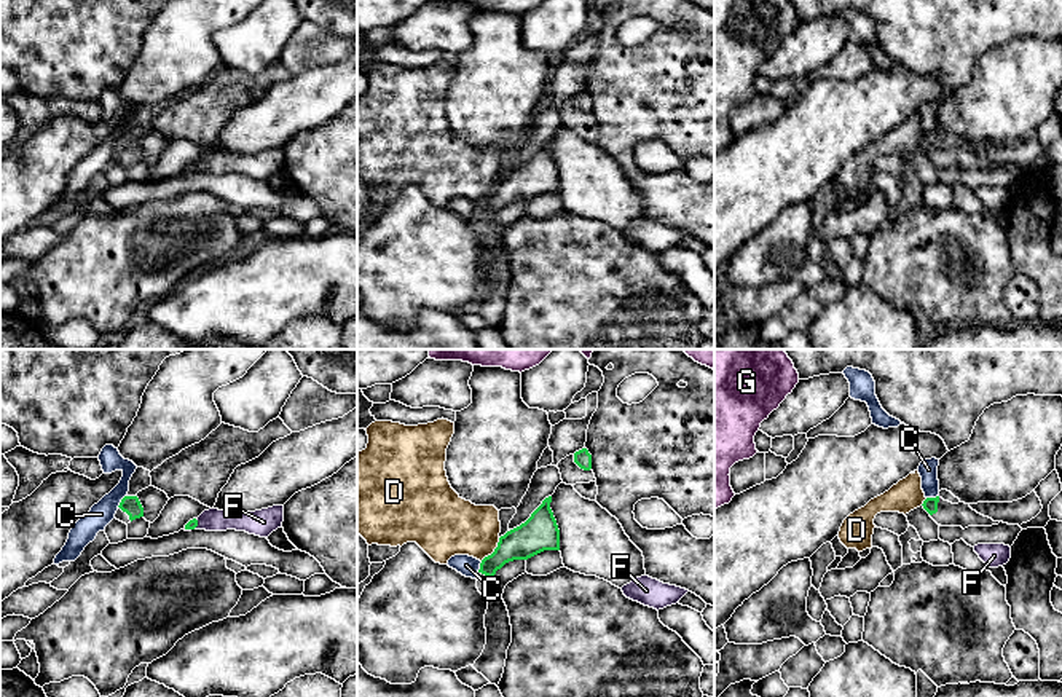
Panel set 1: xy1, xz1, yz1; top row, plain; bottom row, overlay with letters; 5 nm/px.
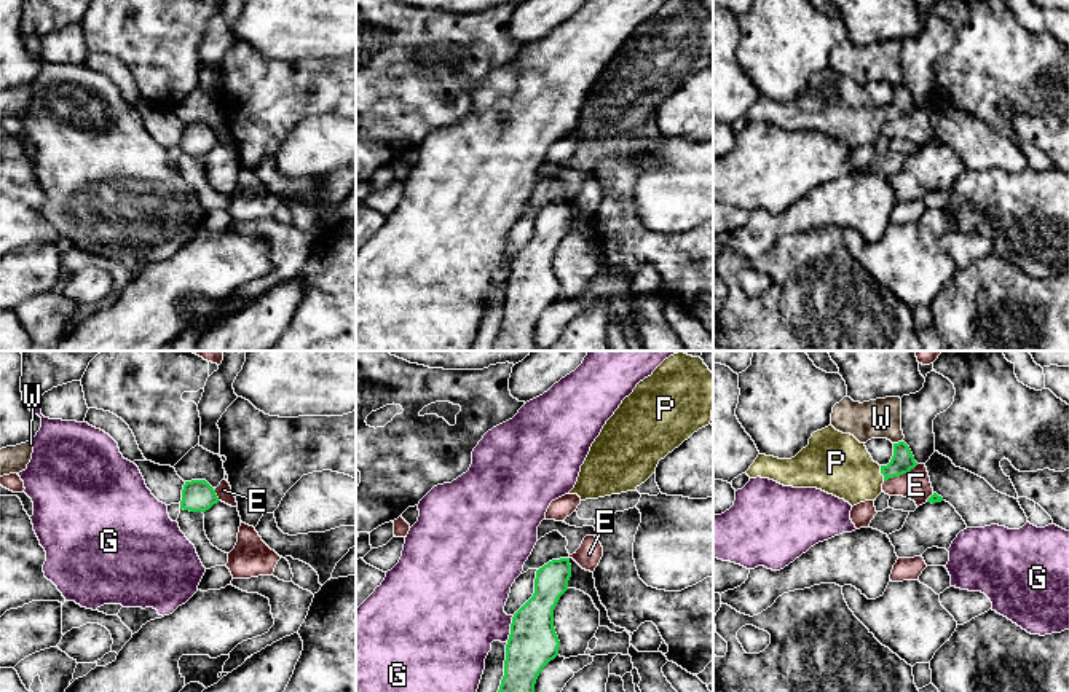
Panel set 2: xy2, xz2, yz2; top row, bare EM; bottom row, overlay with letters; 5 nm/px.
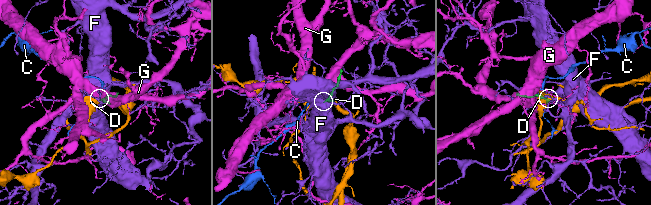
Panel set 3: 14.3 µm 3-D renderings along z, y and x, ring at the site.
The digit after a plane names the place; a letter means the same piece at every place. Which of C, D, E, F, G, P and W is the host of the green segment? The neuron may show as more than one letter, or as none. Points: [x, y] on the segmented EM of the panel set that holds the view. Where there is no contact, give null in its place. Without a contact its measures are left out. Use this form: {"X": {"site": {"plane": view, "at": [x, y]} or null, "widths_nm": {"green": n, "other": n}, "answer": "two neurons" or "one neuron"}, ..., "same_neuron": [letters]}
{"C": {"site": {"plane": "xy1", "at": [121, 501]}, "widths_nm": {"green": 90, "other": 120}, "answer": "two neurons"}, "D": {"site": {"plane": "xz1", "at": [495, 551]}, "widths_nm": {"green": 180, "other": 280}, "answer": "two neurons"}, "E": {"site": {"plane": "yz2", "at": [900, 474]}, "widths_nm": {"green": 120, "other": 150}, "answer": "two neurons"}, "F": {"site": {"plane": "xy1", "at": [196, 523]}, "widths_nm": {"green": 50, "other": 110}, "answer": "two neurons"}, "G": {"site": {"plane": "xz2", "at": [511, 629]}, "widths_nm": {"green": 240, "other": 400}, "answer": "two neurons"}, "P": {"site": {"plane": "yz2", "at": [883, 474]}, "widths_nm": {"green": 120, "other": 320}, "answer": "one neuron"}, "W": {"site": {"plane": "yz2", "at": [899, 442]}, "widths_nm": {"green": 120, "other": 200}, "answer": "two neurons"}, "same_neuron": ["P"]}

